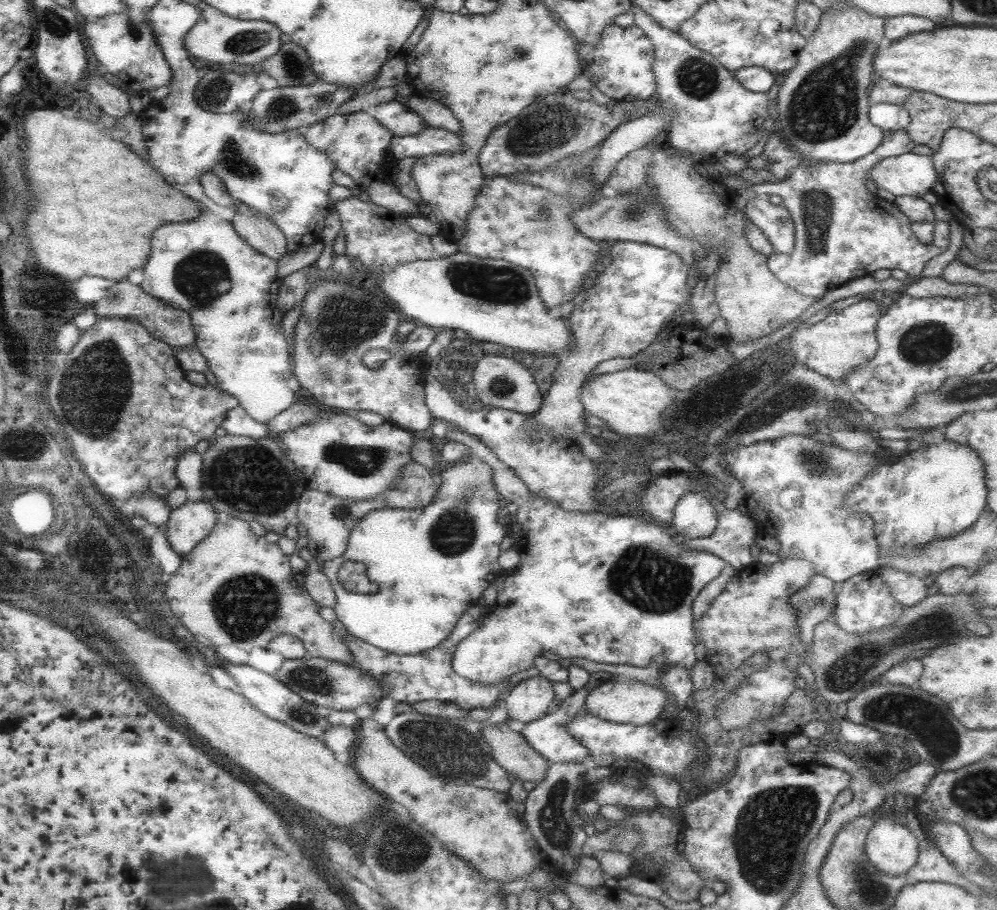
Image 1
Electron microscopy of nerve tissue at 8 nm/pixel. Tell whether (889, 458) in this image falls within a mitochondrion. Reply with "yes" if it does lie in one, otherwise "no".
no

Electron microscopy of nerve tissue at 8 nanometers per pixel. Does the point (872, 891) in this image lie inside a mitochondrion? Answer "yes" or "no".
yes

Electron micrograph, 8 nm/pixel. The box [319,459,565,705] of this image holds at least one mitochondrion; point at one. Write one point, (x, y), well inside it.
(457, 521)

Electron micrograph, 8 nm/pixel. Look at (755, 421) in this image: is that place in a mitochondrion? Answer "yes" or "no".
yes

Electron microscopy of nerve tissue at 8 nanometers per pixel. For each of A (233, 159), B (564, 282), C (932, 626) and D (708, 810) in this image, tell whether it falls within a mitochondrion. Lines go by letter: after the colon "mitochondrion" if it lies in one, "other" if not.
A: mitochondrion
B: other
C: mitochondrion
D: other

